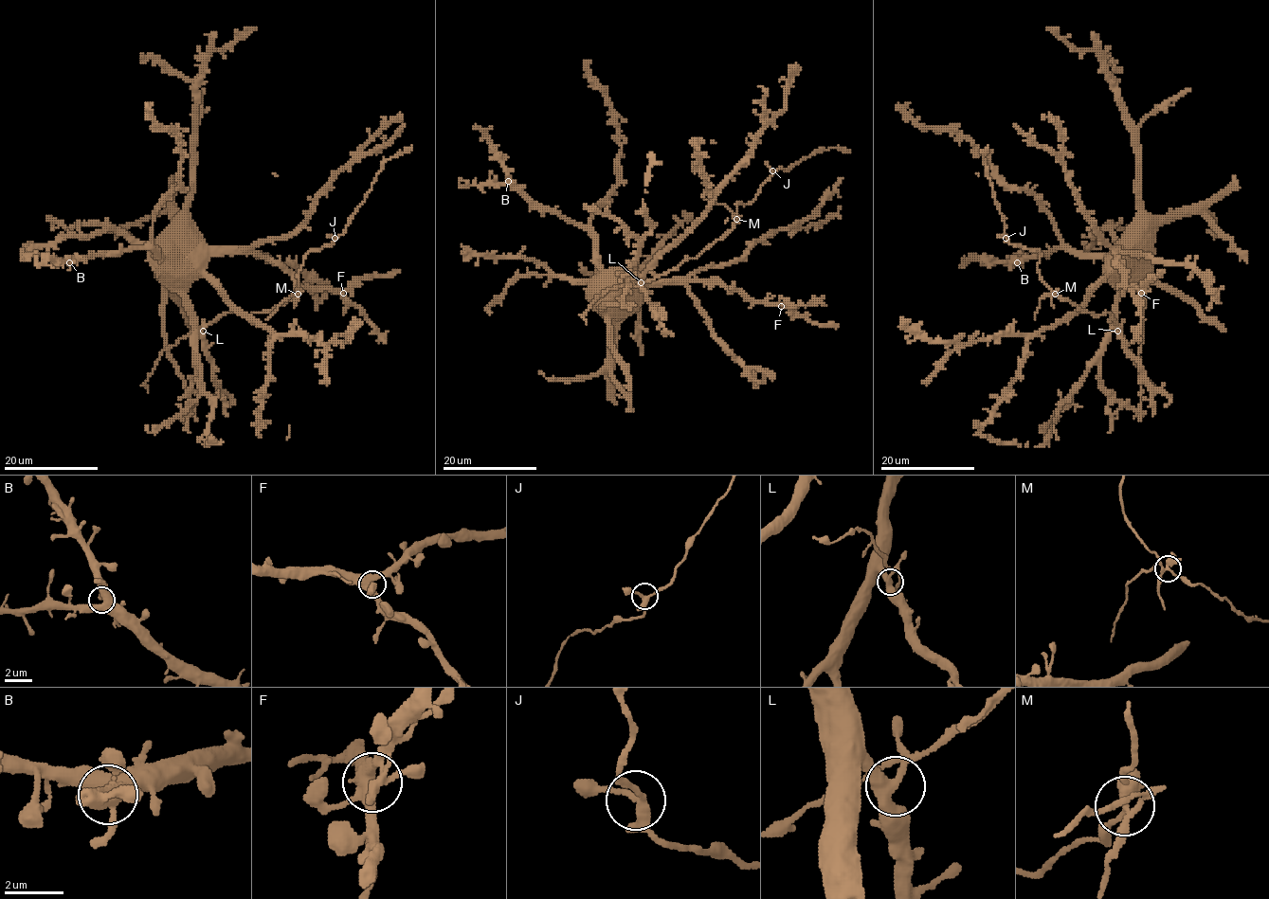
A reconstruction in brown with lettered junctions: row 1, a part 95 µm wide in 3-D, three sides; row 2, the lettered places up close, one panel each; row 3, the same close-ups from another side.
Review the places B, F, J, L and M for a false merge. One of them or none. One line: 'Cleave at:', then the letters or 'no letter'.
Cleave at: M

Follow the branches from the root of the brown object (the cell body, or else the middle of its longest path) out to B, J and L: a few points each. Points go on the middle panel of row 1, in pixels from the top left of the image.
B: (607, 278), (598, 259), (598, 243), (586, 229), (556, 214), (538, 209), (508, 181)
J: (607, 278), (649, 281), (697, 258), (733, 228), (736, 204), (748, 205), (772, 170)
L: (607, 278), (614, 276), (620, 281), (641, 282)

